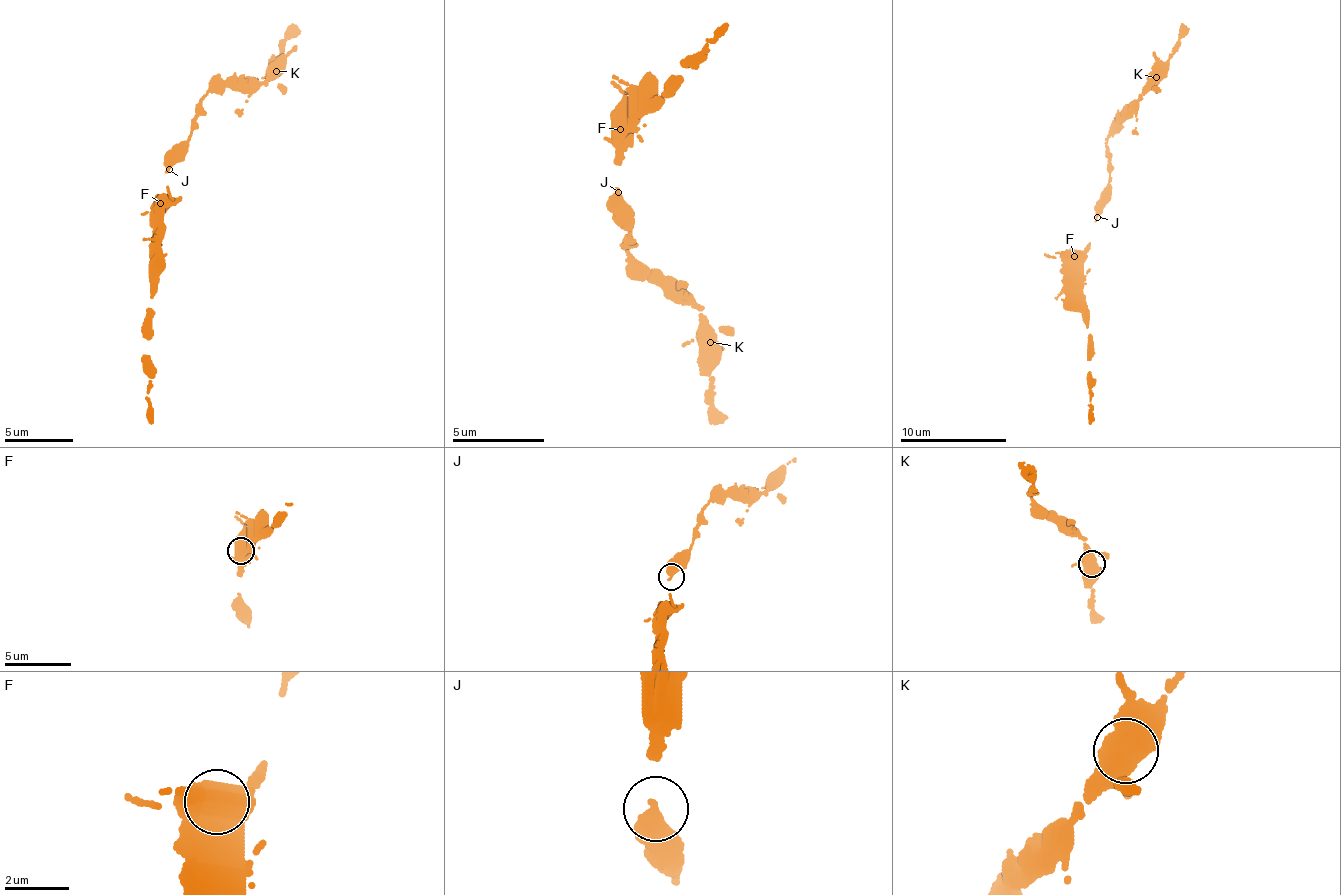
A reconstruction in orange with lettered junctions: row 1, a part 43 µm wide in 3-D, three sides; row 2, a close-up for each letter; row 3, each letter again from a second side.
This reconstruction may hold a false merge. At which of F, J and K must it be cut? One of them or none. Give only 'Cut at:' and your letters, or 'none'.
Cut at: F

